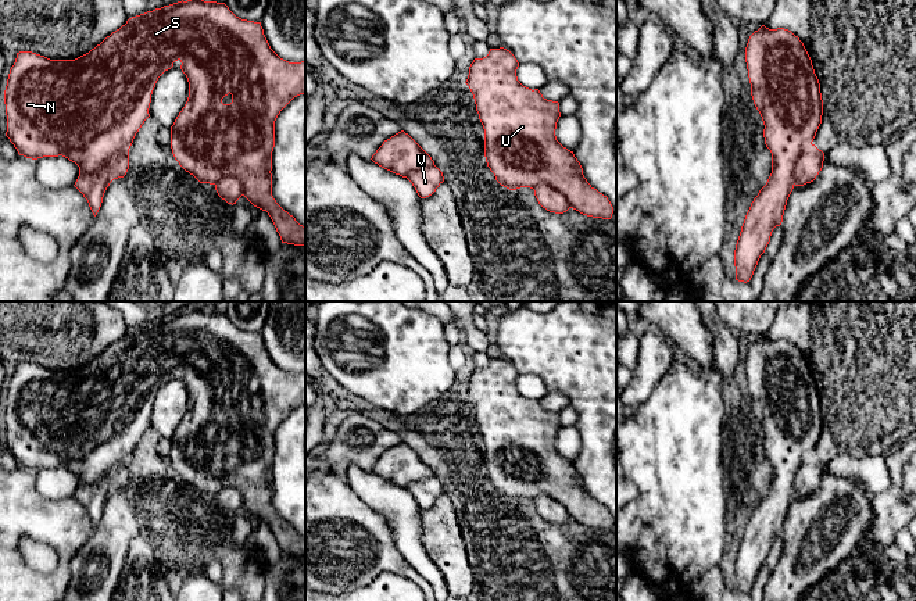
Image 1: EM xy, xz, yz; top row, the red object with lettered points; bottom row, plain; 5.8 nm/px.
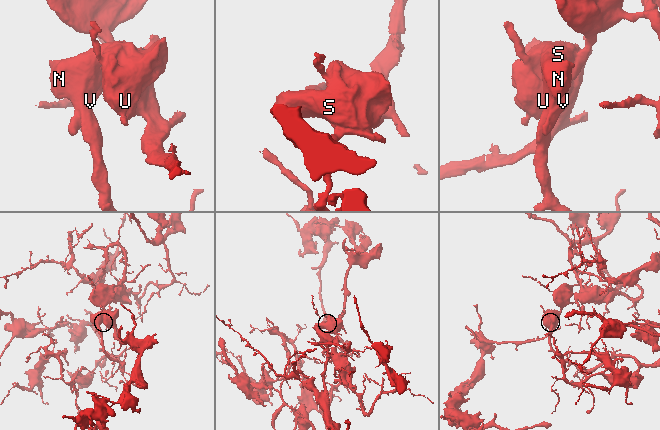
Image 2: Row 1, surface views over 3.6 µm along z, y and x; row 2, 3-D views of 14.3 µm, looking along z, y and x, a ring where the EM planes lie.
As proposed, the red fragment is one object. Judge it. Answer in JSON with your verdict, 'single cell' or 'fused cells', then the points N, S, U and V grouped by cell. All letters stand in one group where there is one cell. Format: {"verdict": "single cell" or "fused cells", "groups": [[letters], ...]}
{"verdict": "fused cells", "groups": [["N", "S", "U"], ["V"]]}

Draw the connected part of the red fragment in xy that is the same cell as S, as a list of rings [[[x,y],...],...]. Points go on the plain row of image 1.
[[[192,310],[187,312],[178,312],[144,325],[132,328],[119,340],[107,347],[100,355],[89,364],[75,371],[50,371],[44,366],[32,362],[19,362],[14,376],[10,380],[7,397],[4,401],[4,415],[7,426],[6,447],[14,455],[19,466],[37,471],[43,468],[62,466],[79,477],[79,484],[93,484],[100,482],[104,476],[114,473],[119,466],[129,462],[133,450],[144,432],[150,428],[149,419],[151,405],[158,389],[173,378],[175,372],[180,372],[180,380],[189,393],[189,408],[171,437],[171,459],[179,476],[193,486],[200,494],[217,496],[221,490],[236,489],[243,497],[243,507],[257,519],[266,522],[271,527],[282,554],[305,557],[305,537],[300,536],[293,526],[285,522],[272,507],[272,462],[275,458],[275,432],[280,422],[297,407],[305,404],[305,372],[289,373],[280,369],[269,357],[261,333],[247,332],[236,328],[225,314],[204,312],[201,310]]]

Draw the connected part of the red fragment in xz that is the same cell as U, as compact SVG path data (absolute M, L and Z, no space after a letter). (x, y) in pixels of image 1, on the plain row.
M490 359L486 368L473 371L465 393L473 405L484 440L484 468L495 491L509 501L534 500L538 494L545 494L559 502L569 518L580 525L611 530L613 518L608 508L587 493L573 462L557 451L559 414L544 409L538 400L523 397L516 387L518 378L519 373L509 361Z

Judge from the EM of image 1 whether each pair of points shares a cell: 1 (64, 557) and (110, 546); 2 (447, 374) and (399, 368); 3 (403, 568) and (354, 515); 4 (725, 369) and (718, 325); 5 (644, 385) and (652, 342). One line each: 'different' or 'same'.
1: different
2: same
3: same
4: same
5: same

